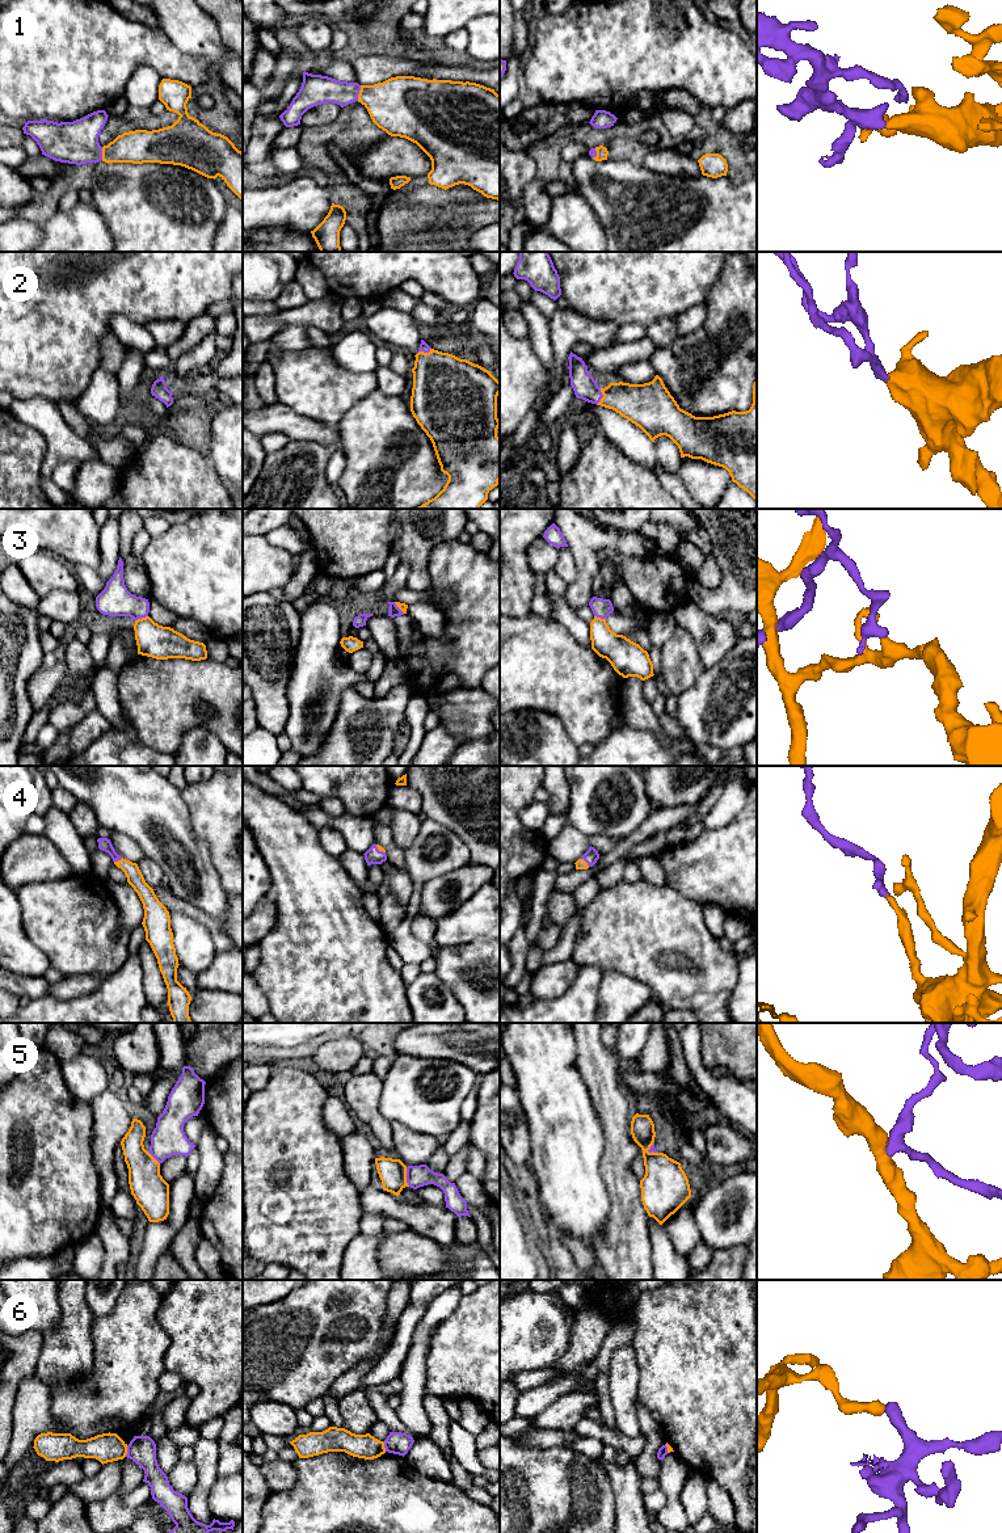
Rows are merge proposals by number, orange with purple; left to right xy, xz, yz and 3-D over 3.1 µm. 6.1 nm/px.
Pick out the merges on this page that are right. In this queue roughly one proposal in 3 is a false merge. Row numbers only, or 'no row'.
1, 2, 4, 5

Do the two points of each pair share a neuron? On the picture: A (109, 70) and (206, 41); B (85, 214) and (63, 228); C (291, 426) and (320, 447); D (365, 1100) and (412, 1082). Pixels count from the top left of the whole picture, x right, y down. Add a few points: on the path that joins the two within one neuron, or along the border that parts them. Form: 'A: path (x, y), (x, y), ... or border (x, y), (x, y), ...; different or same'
A: border (160, 29), (180, 50), (203, 57), (207, 60); different
B: path (80, 219), (68, 228); same
C: path (298, 429), (314, 442); same
D: border (382, 1081), (378, 1110), (391, 1123); different

